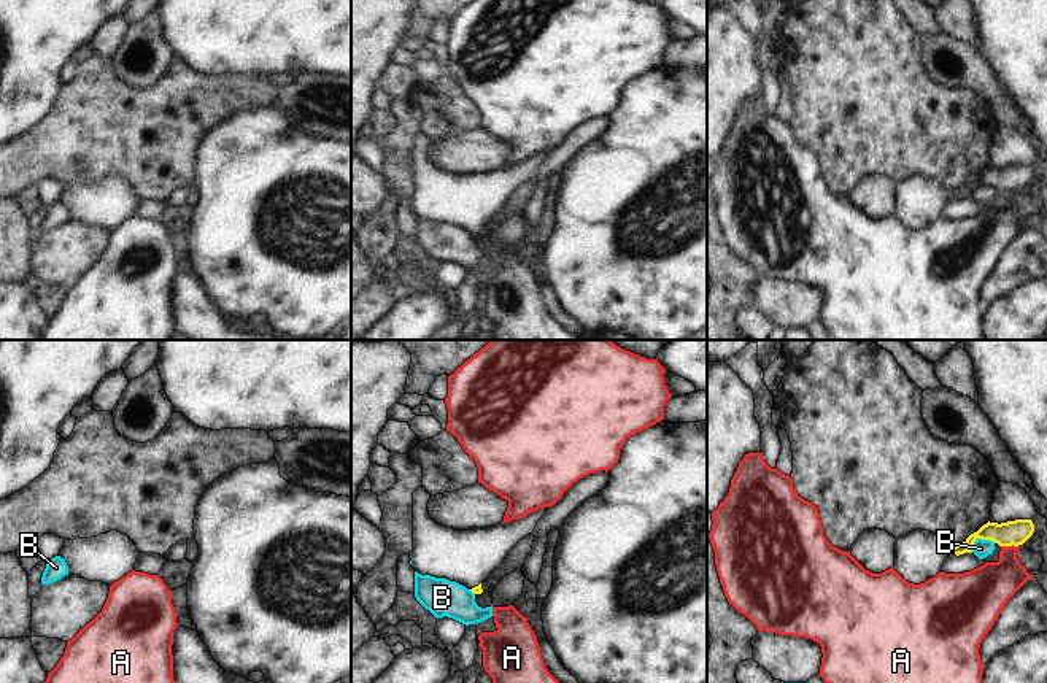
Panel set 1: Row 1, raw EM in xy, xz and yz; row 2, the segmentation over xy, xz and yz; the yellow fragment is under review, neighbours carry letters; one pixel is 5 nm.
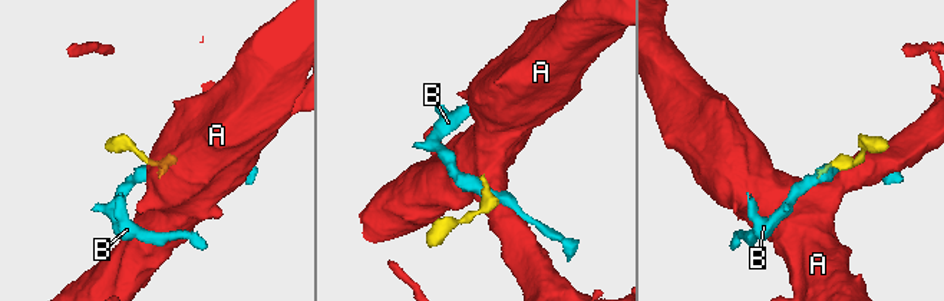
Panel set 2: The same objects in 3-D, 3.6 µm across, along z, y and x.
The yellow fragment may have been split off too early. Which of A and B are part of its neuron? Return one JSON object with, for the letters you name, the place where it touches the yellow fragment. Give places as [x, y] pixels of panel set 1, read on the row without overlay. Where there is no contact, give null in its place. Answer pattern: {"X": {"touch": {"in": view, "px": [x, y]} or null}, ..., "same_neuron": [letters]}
{"same_neuron": []}

